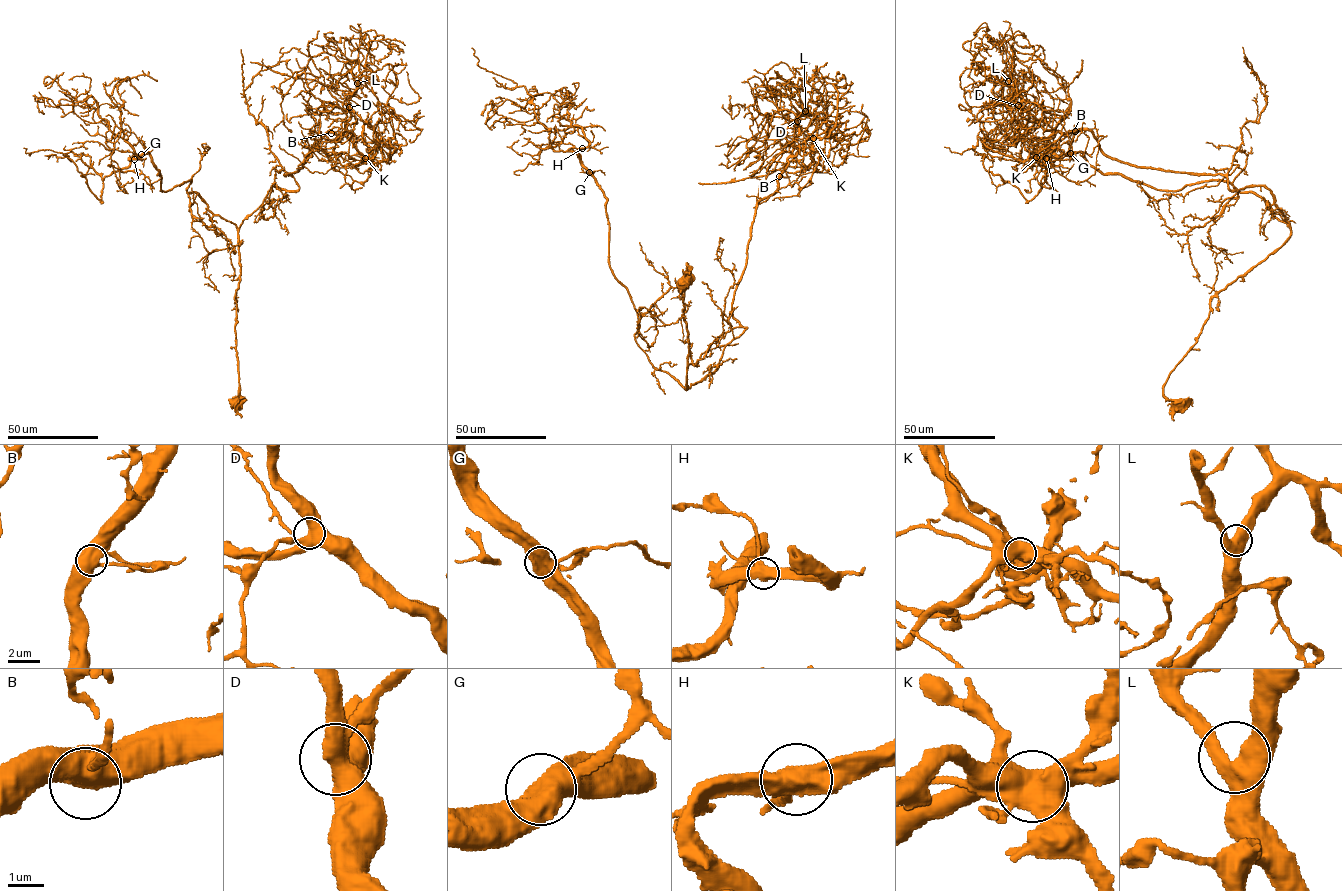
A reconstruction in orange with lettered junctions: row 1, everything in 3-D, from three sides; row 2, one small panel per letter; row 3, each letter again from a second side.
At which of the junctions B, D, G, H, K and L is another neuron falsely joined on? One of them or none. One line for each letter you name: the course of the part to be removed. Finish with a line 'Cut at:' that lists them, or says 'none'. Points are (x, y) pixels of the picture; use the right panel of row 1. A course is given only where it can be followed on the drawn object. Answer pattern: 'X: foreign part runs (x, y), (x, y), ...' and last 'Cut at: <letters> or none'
K: foreign part runs (1036, 157), (1048, 149), (1049, 137), (1068, 111), (1068, 85), (1071, 107), (1064, 113), (1061, 135), (1037, 155)
Cut at: K

